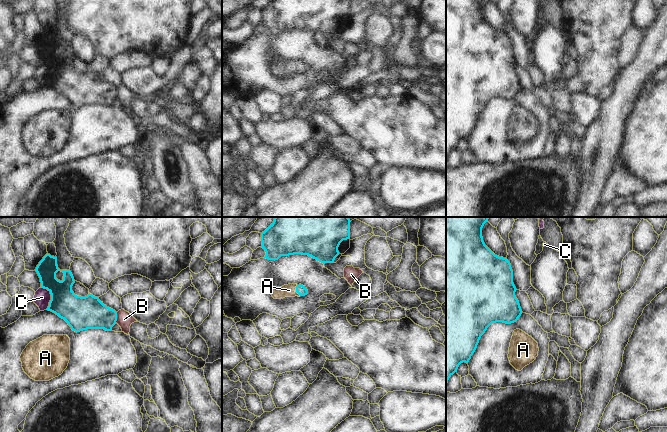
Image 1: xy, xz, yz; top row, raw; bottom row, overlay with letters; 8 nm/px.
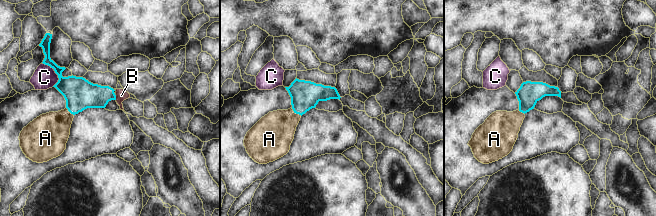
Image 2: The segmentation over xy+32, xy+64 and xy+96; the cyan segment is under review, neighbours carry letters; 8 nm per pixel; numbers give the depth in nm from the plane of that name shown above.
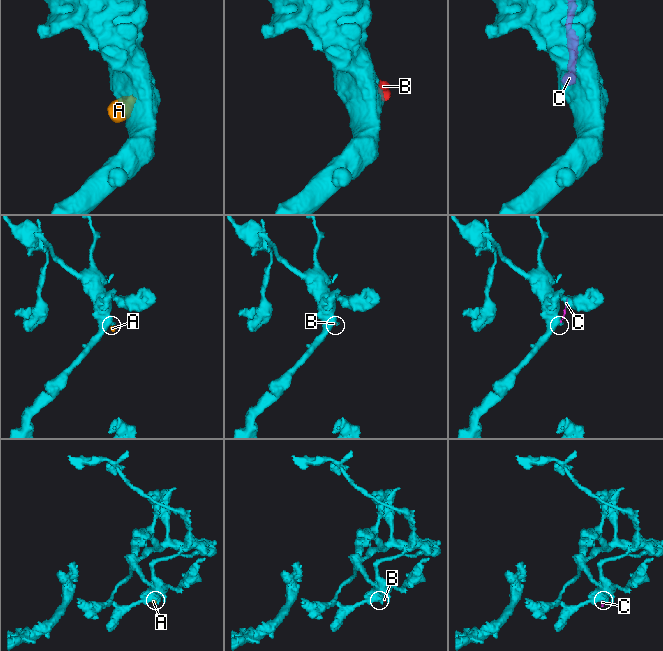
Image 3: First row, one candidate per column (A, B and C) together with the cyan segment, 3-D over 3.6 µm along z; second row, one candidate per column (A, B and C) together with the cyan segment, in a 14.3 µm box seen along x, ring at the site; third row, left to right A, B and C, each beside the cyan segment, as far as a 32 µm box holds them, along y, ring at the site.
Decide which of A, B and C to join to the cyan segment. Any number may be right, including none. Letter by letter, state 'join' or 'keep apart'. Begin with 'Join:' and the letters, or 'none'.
Join: A
A: join
B: keep apart
C: keep apart

